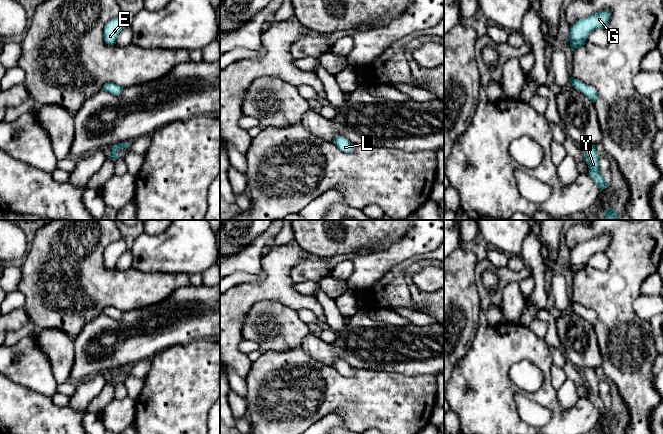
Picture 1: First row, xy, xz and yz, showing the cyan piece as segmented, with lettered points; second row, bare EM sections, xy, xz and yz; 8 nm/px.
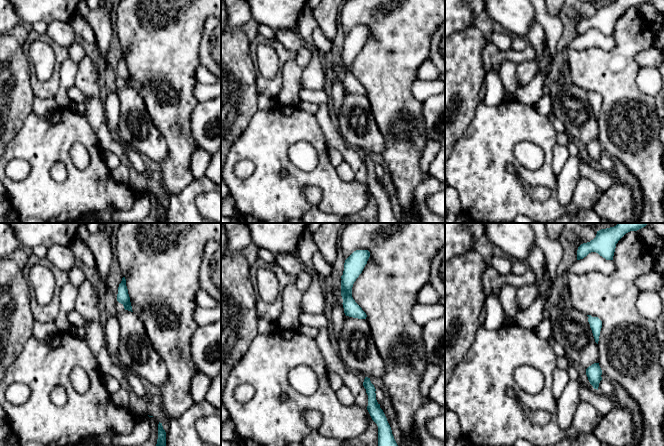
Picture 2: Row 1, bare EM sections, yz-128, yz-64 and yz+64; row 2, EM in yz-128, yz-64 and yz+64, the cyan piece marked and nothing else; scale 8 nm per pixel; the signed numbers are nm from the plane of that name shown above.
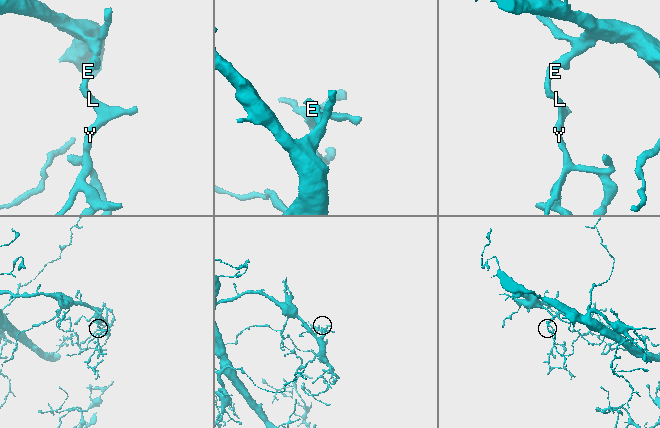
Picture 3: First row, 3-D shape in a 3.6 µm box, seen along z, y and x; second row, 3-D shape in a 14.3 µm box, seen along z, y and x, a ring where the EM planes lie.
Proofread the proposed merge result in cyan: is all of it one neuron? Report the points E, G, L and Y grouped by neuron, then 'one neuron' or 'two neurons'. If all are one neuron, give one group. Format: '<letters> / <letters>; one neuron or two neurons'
E G L Y; one neuron

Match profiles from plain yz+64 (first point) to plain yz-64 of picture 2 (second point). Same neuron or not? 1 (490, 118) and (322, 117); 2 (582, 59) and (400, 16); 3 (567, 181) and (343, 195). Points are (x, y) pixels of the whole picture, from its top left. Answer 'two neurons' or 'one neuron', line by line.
1: two neurons
2: one neuron
3: two neurons

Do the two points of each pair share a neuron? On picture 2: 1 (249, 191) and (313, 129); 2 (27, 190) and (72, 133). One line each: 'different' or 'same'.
1: same
2: same

